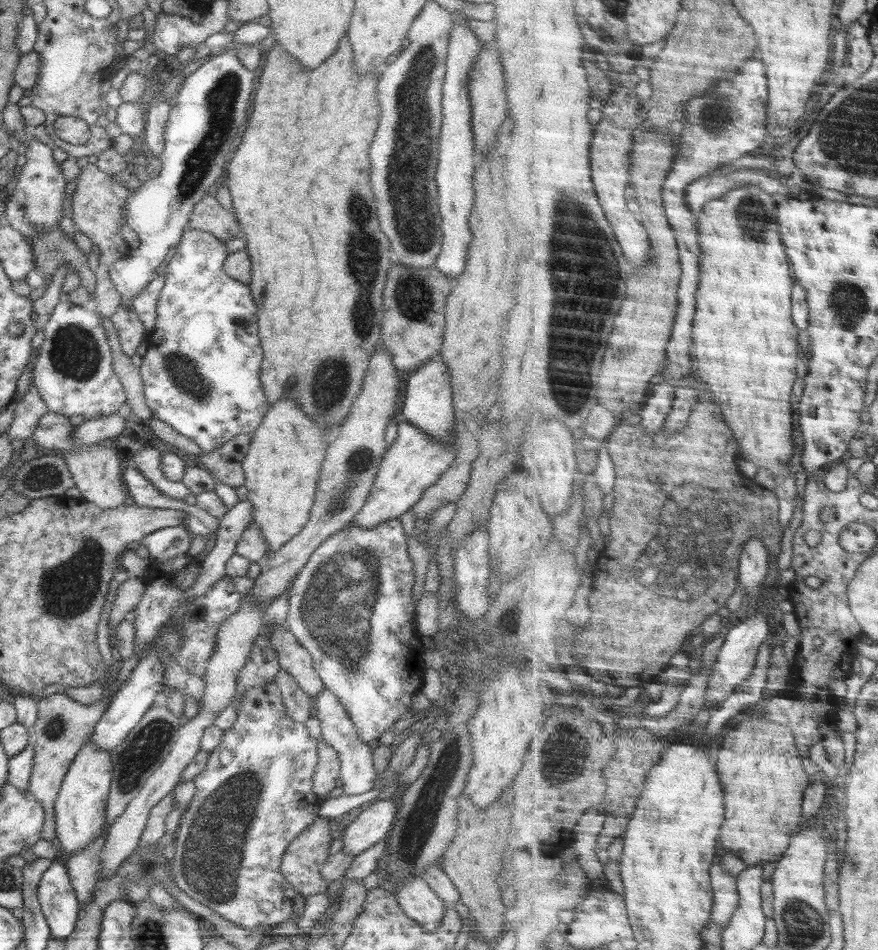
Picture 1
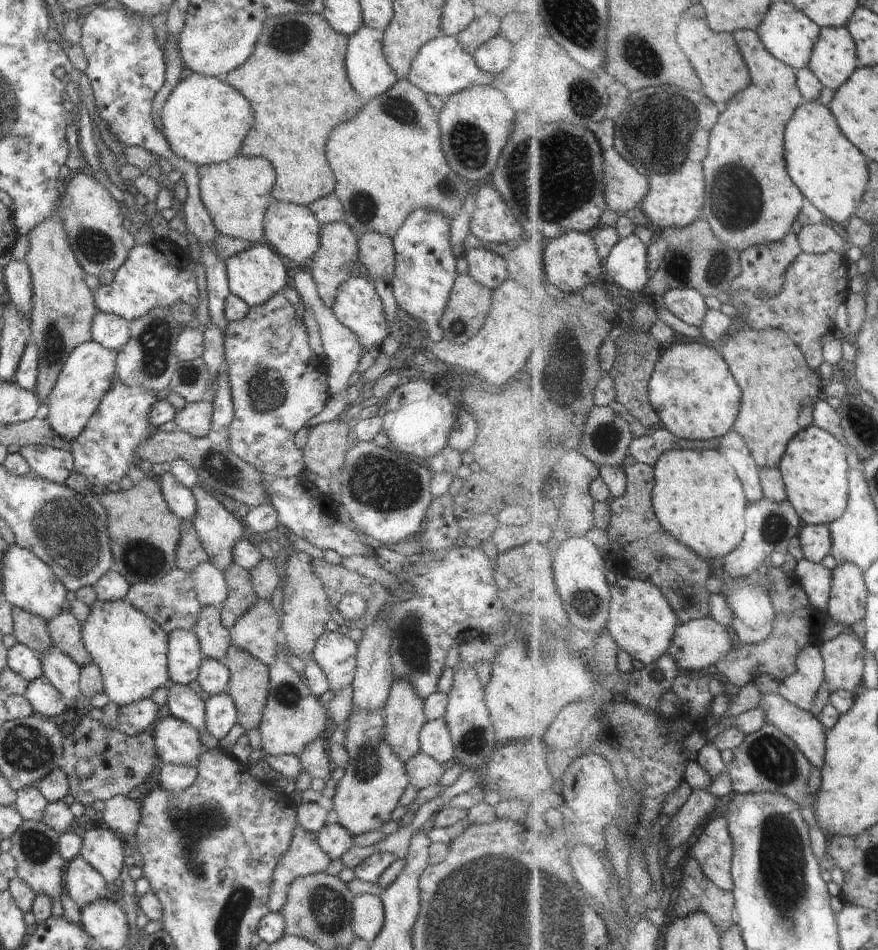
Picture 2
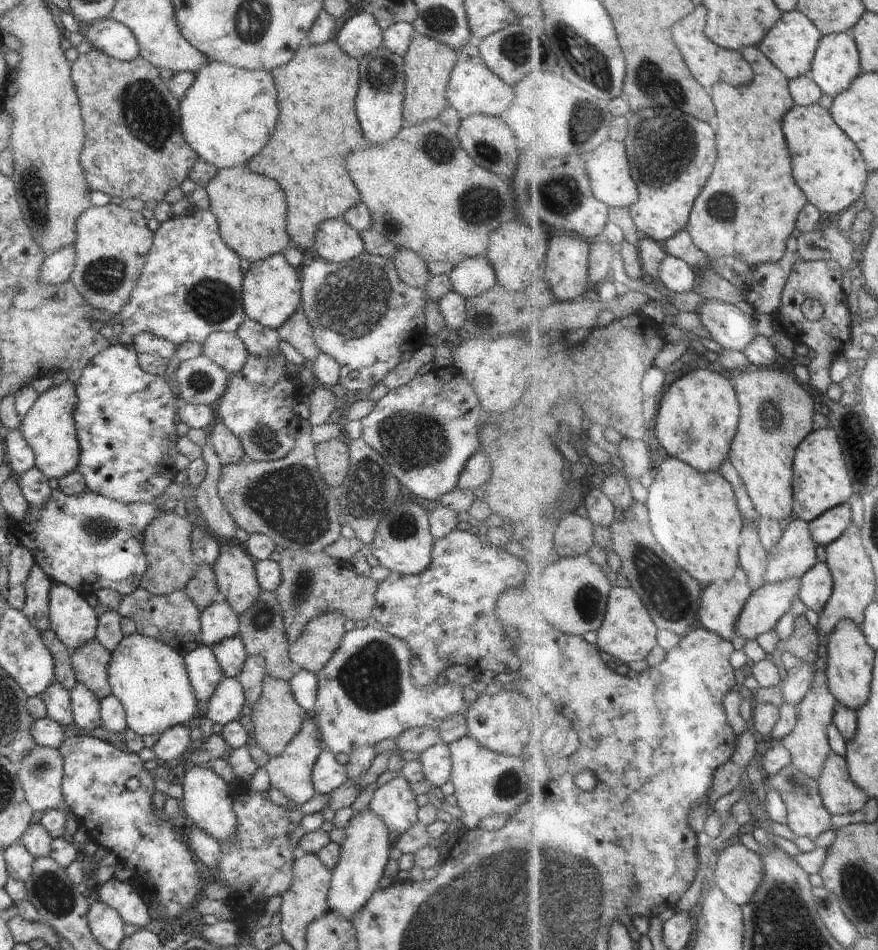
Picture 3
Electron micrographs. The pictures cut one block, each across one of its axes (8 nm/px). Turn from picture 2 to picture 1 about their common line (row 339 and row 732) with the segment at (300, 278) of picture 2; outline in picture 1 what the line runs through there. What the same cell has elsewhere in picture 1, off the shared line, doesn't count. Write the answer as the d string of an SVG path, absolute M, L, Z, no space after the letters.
M324 688L314 700L313 715L320 720L321 743L332 745L338 753L341 762L340 778L345 795L356 796L372 790L377 775L373 766L373 750L358 738L358 730L348 718L348 712L344 710L342 702Z

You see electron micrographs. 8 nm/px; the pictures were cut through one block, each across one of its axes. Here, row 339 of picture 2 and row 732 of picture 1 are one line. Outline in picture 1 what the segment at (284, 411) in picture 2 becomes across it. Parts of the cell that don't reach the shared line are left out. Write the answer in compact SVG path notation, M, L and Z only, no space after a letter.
M268 682L264 686L254 686L246 690L242 698L242 706L237 709L237 719L228 730L223 731L220 744L209 753L209 759L204 770L193 778L196 793L190 801L189 807L182 814L180 825L177 828L178 838L176 838L176 855L173 858L171 867L171 876L180 888L189 898L208 906L215 910L222 918L228 919L234 924L240 925L248 930L267 931L270 926L276 926L291 918L293 915L295 889L287 882L287 879L281 874L281 861L284 852L292 843L294 838L298 837L316 818L322 803L322 799L313 791L313 774L317 765L317 745L318 741L306 730L305 723L294 722L286 712L282 702L280 690L275 682Z

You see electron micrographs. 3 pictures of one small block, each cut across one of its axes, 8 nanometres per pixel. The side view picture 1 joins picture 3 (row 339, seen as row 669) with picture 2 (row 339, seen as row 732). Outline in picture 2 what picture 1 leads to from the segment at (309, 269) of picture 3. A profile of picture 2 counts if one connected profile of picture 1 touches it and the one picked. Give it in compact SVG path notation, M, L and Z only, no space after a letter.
M351 274L350 278L338 287L331 309L336 320L357 336L365 352L370 350L370 348L374 348L374 346L380 348L382 340L390 336L380 296L376 293L372 282L368 282L364 278Z

